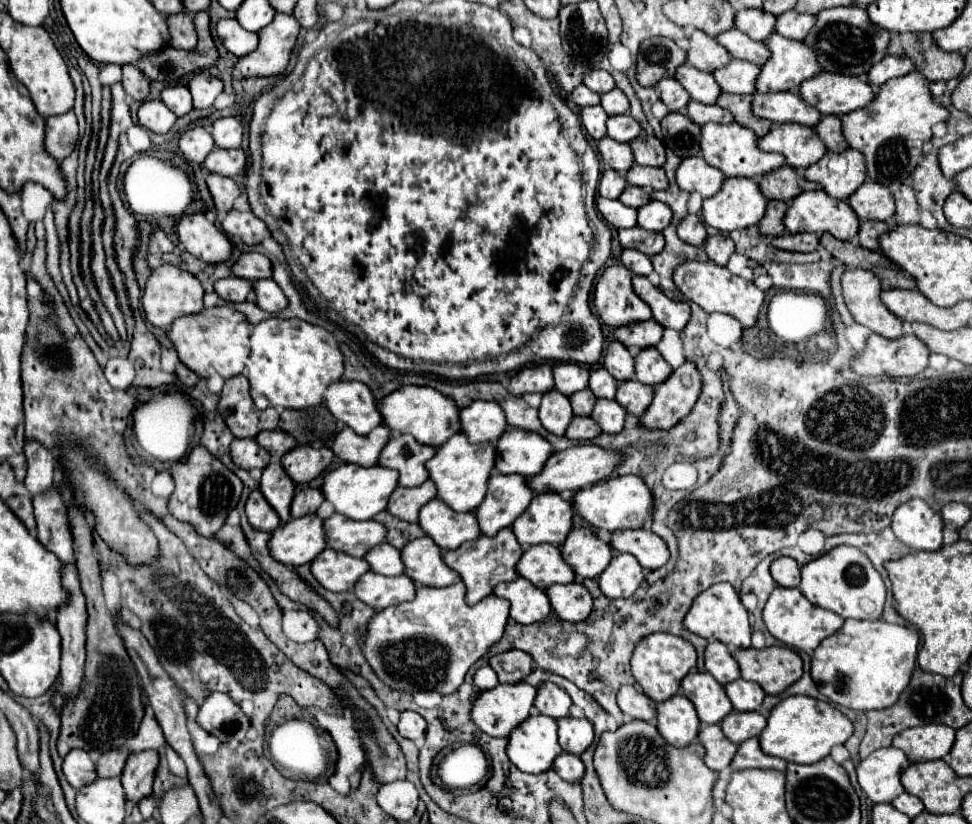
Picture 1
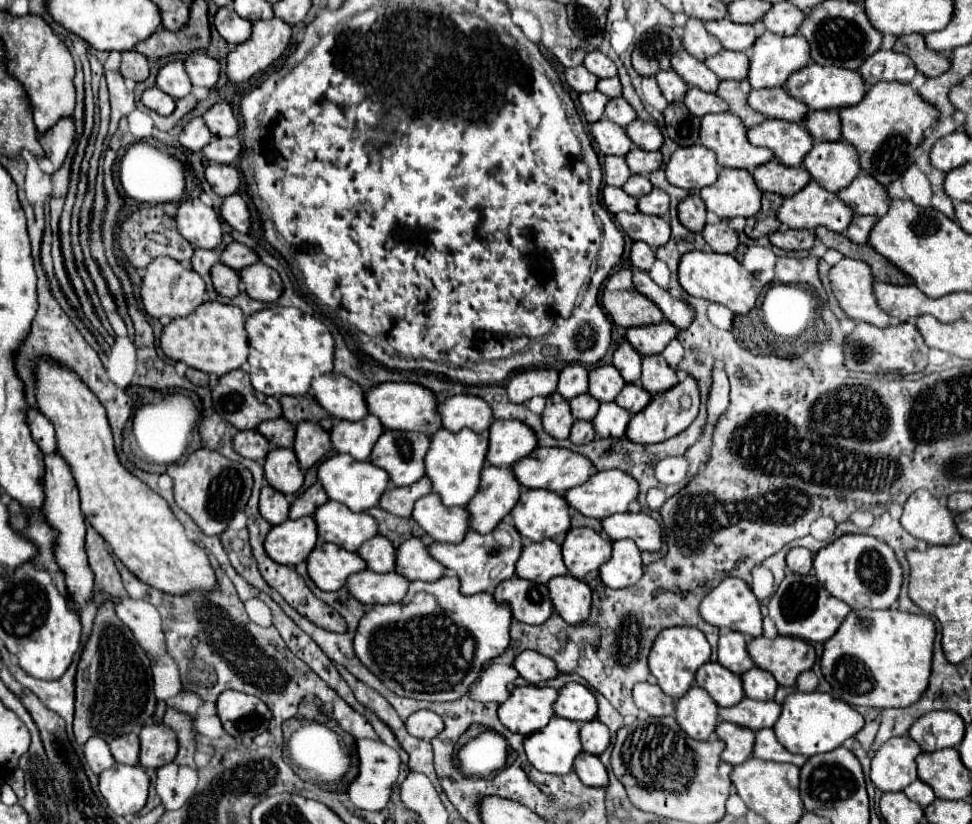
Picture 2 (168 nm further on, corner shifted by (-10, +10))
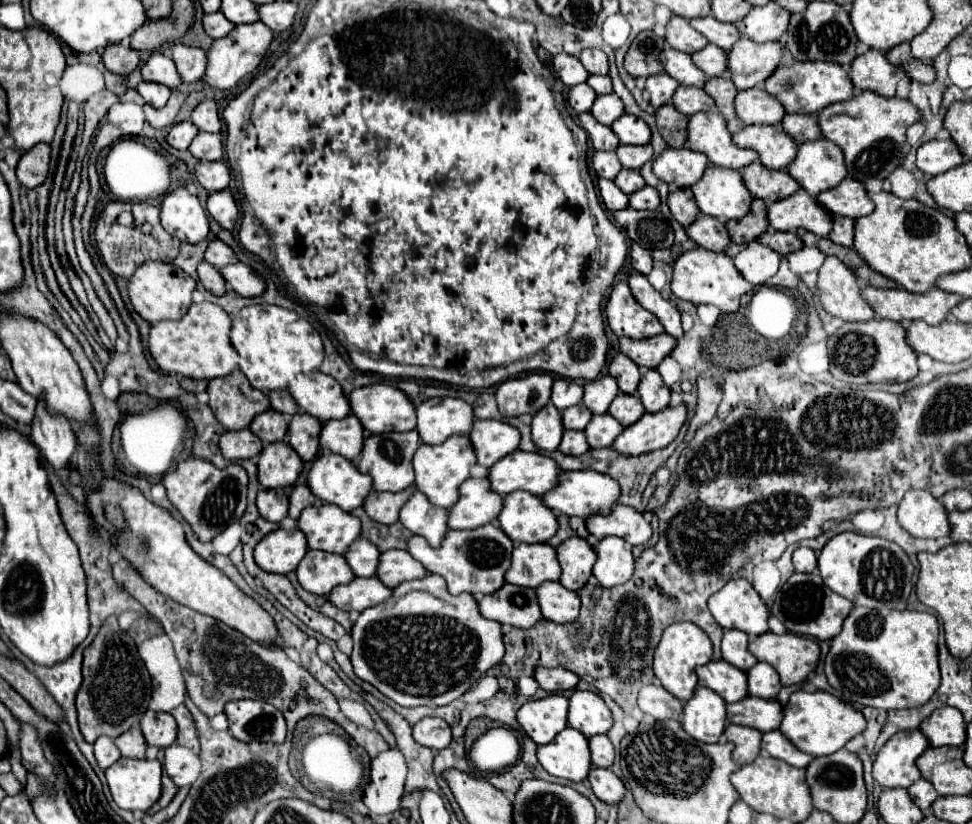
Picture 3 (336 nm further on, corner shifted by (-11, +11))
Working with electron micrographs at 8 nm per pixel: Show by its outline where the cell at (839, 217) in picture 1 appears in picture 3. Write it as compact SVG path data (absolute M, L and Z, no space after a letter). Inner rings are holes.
M803 190L793 196L773 202L767 208L769 226L781 232L795 232L799 228L809 230L817 236L827 236L831 230L831 216L827 210L819 208L819 202Z

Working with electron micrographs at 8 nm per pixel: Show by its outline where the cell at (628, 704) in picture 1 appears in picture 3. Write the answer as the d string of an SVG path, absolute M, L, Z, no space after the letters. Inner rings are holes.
M649 684L639 692L639 708L655 720L677 720L683 712L683 702L665 688Z

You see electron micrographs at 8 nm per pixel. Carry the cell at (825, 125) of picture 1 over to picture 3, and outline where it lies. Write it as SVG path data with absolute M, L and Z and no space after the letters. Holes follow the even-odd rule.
M785 114L781 124L785 134L789 134L797 144L803 144L807 140L819 140L819 128L815 128L815 116L791 116Z

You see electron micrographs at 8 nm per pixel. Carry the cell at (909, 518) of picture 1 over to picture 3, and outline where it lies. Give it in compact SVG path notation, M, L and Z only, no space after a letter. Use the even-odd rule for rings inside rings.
M909 490L899 504L899 524L915 538L949 536L949 520L943 504L927 490Z

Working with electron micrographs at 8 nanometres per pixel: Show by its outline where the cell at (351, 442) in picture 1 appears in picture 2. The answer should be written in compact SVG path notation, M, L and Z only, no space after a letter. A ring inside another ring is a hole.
M366 415L362 421L336 421L330 439L338 453L348 453L356 461L368 461L382 431L380 419Z

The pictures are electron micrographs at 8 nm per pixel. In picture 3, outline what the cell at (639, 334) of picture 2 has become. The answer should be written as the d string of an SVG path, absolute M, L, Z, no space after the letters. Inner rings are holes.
M665 332L659 336L653 336L651 340L619 340L619 350L629 356L637 366L645 368L657 368L659 362L671 354L677 340L671 340Z

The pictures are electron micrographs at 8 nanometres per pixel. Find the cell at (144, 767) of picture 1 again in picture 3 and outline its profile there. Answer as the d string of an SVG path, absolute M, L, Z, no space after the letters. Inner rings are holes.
M147 710L141 718L141 730L149 746L167 748L177 738L177 722L167 712L151 712Z

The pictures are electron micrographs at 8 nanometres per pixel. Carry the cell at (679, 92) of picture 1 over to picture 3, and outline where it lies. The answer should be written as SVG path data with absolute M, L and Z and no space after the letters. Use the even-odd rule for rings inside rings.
M665 72L661 74L653 74L647 78L645 82L645 90L649 92L649 104L653 108L659 108L663 104L667 104L675 92L675 80L671 80L671 76L667 76Z

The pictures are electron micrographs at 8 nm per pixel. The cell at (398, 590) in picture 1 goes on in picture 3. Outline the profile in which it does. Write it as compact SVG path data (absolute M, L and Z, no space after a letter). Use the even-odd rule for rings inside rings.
M353 578L349 584L341 584L333 588L327 596L327 600L345 612L363 612L365 608L371 608L375 604L381 604L391 596L391 588L383 586L383 582L371 578Z

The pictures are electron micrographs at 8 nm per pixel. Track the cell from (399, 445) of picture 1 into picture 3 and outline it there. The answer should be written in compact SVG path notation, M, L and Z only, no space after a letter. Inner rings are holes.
M415 430L409 432L389 432L379 436L367 436L363 442L361 456L357 460L357 470L369 474L373 478L373 490L377 492L401 492L413 484L413 468L411 456L419 448L419 434Z

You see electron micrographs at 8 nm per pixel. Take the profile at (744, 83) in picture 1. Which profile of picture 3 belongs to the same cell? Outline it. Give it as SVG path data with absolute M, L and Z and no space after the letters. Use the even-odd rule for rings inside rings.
M707 44L699 52L691 54L695 66L699 66L699 70L703 70L703 74L707 78L711 78L711 76L723 76L725 74L727 60L723 60L723 56L725 56L725 52L721 48L717 48L715 44Z

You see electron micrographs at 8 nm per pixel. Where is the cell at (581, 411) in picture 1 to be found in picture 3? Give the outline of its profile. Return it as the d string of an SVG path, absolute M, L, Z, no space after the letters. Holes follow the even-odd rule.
M575 404L561 412L561 422L563 422L563 428L567 430L583 430L589 420L591 420L591 412L587 412L583 404Z

